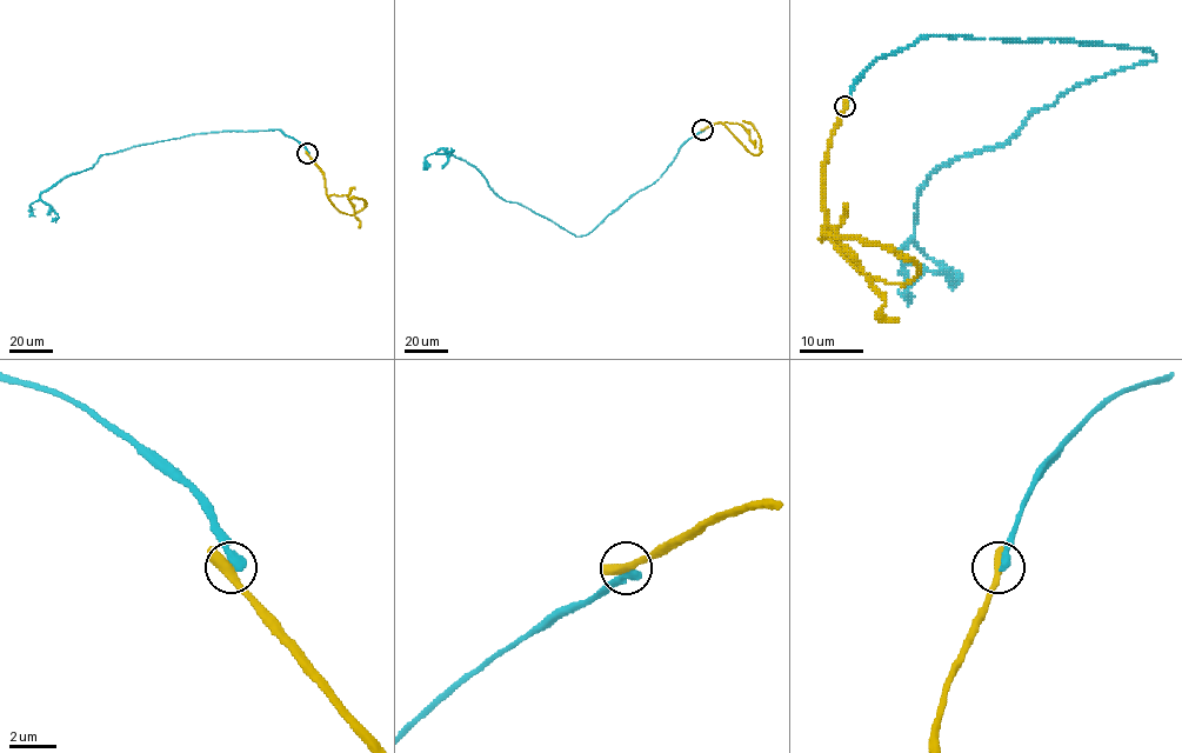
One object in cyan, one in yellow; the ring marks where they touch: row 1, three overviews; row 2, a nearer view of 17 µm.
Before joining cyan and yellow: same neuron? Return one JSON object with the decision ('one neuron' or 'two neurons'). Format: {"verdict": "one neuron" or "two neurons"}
{"verdict": "two neurons"}

